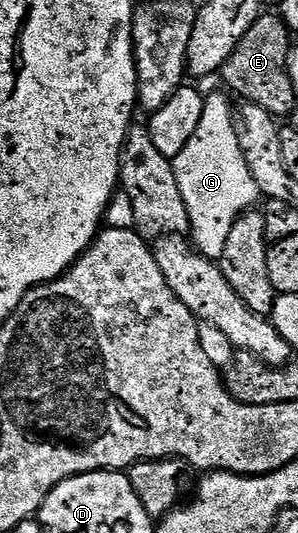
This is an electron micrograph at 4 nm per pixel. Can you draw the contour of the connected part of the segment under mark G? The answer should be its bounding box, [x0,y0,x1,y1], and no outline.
[171,93,259,259]

